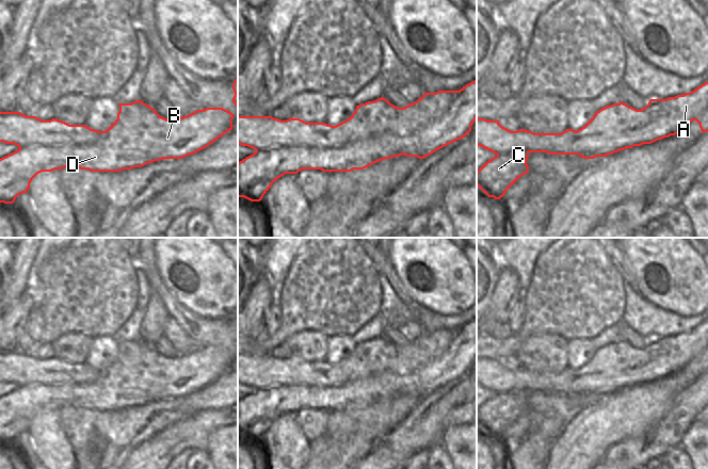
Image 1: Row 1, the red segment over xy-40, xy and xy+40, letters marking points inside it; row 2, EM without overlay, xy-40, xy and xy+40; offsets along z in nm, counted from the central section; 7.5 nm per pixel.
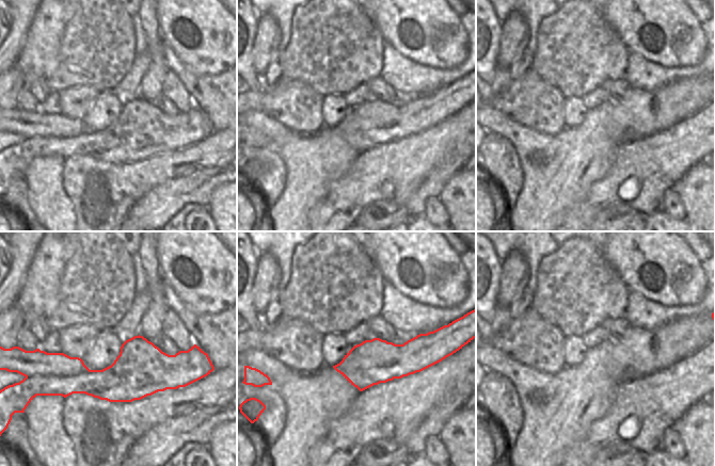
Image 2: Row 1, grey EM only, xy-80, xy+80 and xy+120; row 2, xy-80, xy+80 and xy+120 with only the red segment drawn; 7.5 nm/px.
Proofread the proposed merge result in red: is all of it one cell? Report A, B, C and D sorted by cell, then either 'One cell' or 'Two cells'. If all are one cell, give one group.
Groups: A / B C D. Two cells

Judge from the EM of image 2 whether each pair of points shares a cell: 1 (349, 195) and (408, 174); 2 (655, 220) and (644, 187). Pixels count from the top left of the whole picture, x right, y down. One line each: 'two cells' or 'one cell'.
1: one cell
2: two cells

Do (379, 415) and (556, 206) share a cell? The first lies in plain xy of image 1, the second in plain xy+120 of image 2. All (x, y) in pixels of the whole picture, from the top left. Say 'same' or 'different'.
different

